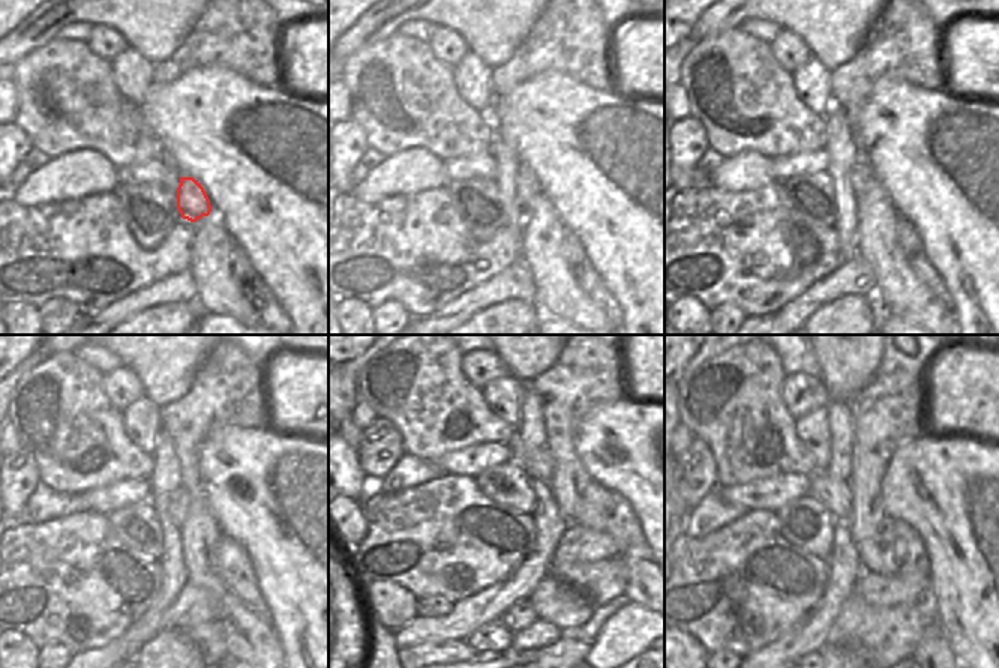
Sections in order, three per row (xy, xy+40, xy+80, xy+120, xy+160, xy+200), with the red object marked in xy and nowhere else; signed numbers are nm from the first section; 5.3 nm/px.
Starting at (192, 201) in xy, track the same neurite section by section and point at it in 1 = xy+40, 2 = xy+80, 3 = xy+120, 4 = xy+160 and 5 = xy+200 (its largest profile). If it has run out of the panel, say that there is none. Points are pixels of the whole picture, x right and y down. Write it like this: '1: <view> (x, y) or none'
1: xy+40 (527, 186)
2: xy+80 (861, 177)
3: xy+120 (179, 505)
4: xy+160 (504, 502)
5: xy+200 (836, 494)

